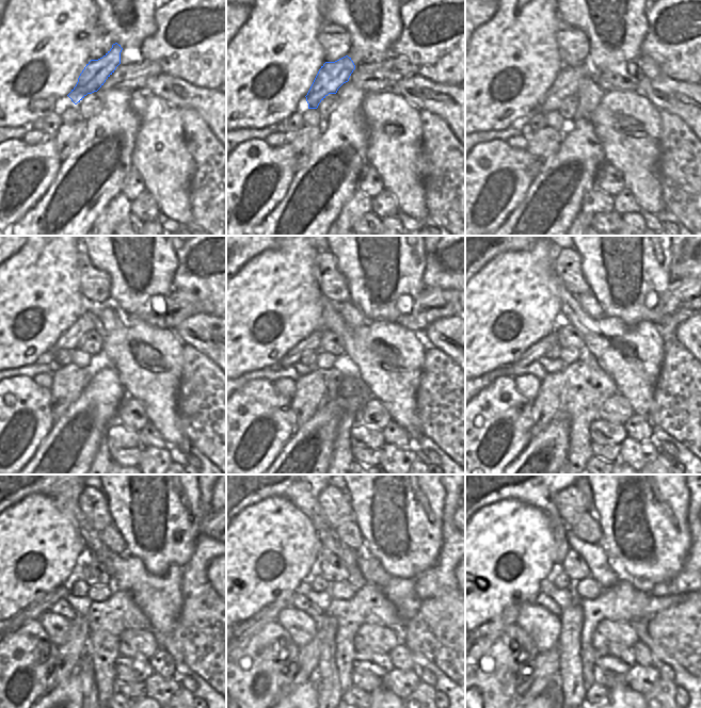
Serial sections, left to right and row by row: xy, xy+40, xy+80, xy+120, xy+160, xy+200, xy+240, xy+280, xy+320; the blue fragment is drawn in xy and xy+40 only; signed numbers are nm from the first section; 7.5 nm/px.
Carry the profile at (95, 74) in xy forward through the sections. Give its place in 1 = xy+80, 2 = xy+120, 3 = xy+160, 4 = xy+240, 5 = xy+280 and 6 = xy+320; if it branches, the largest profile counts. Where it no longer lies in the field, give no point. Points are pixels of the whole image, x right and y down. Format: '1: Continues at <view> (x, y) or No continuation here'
1: Continues at xy+80 (567, 82)
2: Continues at xy+120 (70, 339)
3: Continues at xy+160 (309, 342)
4: Continues at xy+240 (36, 608)
5: Continues at xy+280 (249, 628)
6: Continues at xy+320 (487, 633).

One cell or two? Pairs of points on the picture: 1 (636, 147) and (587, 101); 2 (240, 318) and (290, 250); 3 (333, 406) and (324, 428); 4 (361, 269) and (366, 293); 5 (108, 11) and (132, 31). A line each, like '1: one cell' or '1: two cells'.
1: two cells
2: one cell
3: one cell
4: one cell
5: one cell

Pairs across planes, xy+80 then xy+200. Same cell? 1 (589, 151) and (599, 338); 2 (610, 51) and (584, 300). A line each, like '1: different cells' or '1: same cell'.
1: different cells
2: different cells

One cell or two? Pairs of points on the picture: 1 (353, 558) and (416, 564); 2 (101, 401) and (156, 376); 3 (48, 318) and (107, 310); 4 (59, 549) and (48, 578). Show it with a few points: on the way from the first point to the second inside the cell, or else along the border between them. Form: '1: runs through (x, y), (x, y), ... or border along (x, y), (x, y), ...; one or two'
1: border along (364, 549), (373, 556), (388, 573), (396, 577); two
2: border along (114, 368), (127, 396); two
3: border along (82, 296), (82, 307), (84, 310); two
4: runs through (51, 557), (48, 560), (48, 570); one

